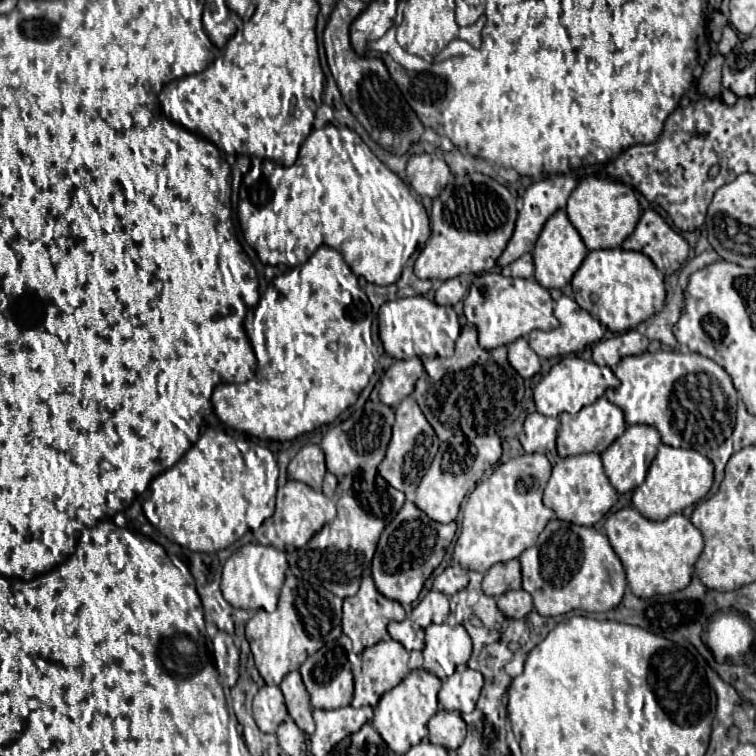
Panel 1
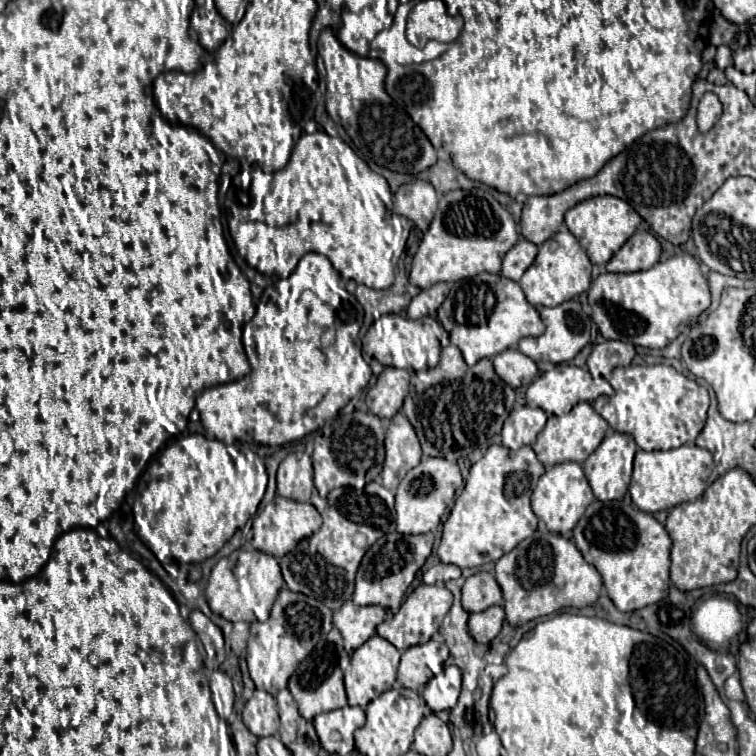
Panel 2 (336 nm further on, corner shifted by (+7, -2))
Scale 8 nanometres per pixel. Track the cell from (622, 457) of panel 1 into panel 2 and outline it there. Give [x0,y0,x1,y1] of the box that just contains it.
[582,432,638,500]

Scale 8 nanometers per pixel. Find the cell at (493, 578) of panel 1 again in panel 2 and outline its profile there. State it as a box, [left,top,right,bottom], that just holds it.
[462,572,502,612]

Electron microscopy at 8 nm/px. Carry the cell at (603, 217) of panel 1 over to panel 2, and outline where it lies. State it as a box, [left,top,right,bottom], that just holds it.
[566,196,642,264]

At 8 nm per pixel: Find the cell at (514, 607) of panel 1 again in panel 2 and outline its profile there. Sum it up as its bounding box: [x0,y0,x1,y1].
[468,606,506,644]

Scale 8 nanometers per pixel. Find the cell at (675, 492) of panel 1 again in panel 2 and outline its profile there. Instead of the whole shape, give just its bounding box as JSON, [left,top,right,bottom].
[630,444,714,514]

